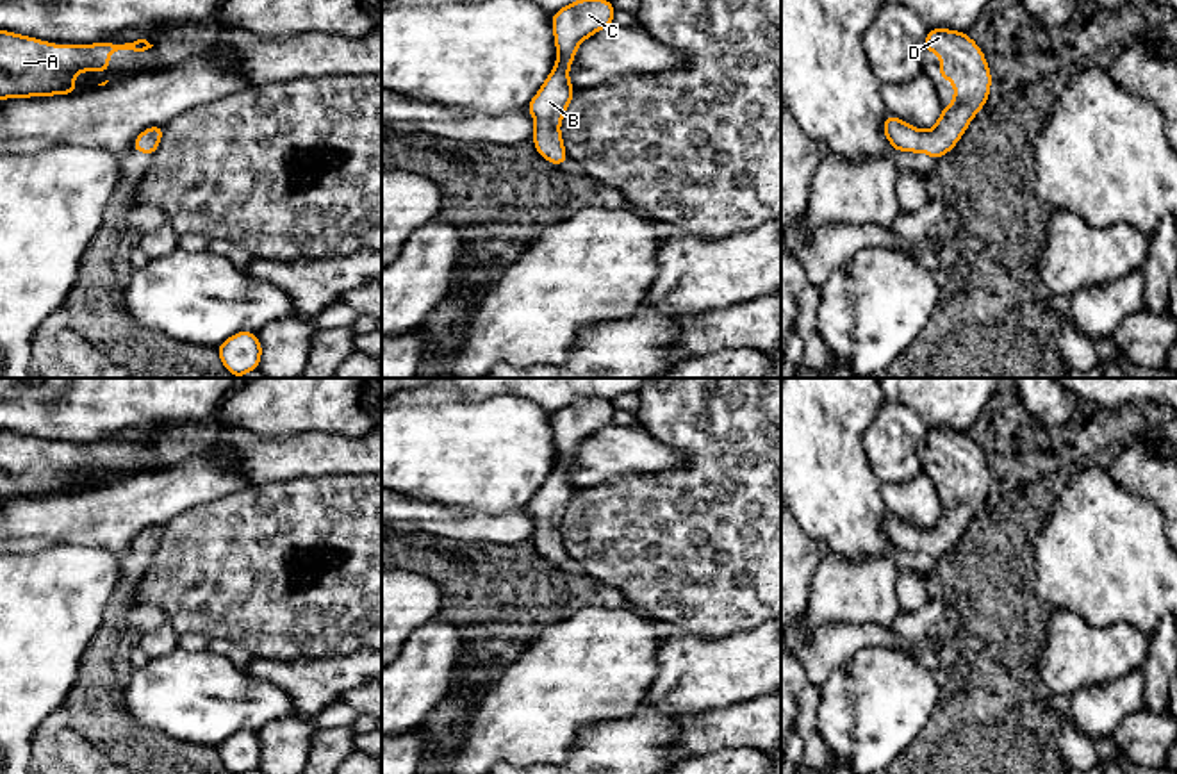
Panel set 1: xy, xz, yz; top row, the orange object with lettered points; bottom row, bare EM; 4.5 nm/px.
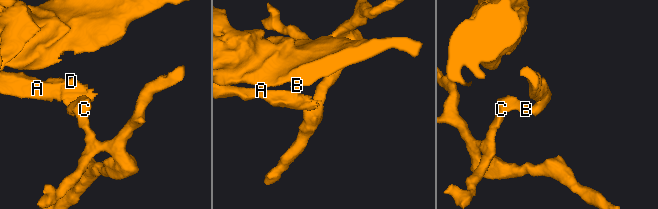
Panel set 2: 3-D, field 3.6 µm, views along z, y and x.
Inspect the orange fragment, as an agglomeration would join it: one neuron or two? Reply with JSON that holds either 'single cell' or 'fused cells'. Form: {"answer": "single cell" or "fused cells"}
{"answer": "single cell"}

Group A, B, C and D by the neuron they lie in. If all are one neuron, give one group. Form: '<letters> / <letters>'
A B C D

